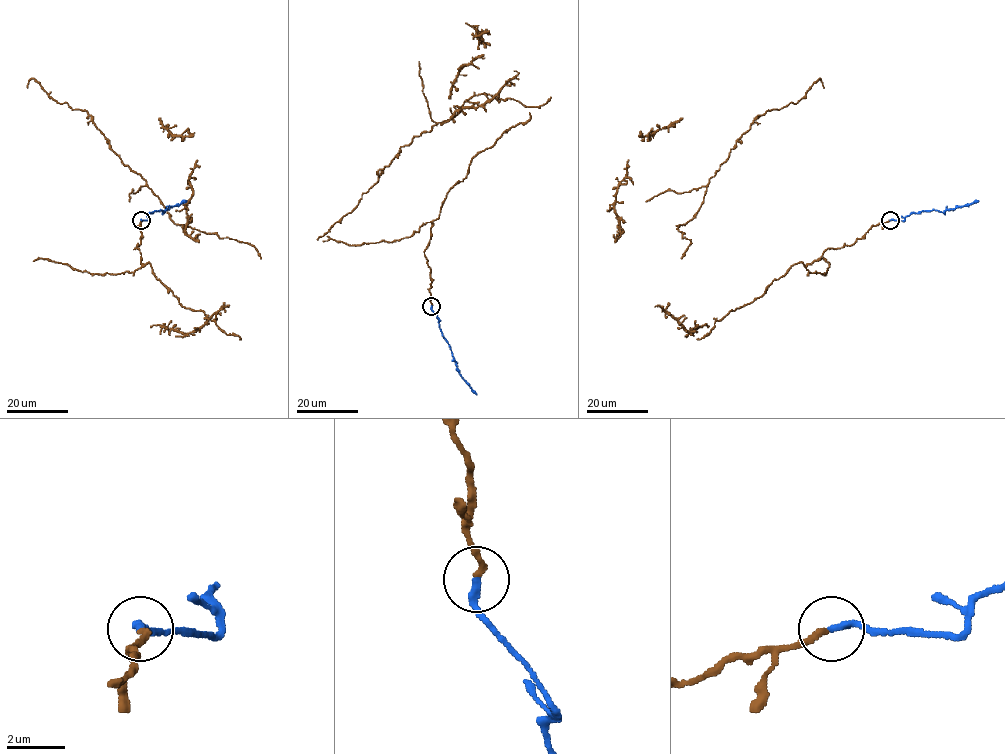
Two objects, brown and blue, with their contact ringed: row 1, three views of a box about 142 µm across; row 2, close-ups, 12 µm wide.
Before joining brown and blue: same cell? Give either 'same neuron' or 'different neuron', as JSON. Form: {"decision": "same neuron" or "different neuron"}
{"decision": "different neuron"}

